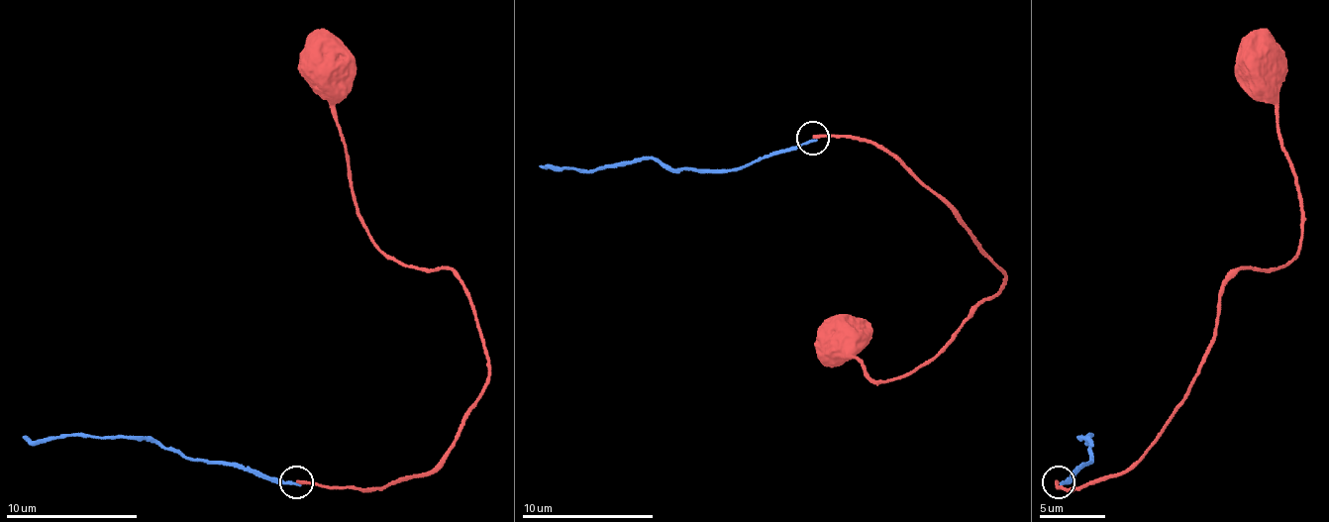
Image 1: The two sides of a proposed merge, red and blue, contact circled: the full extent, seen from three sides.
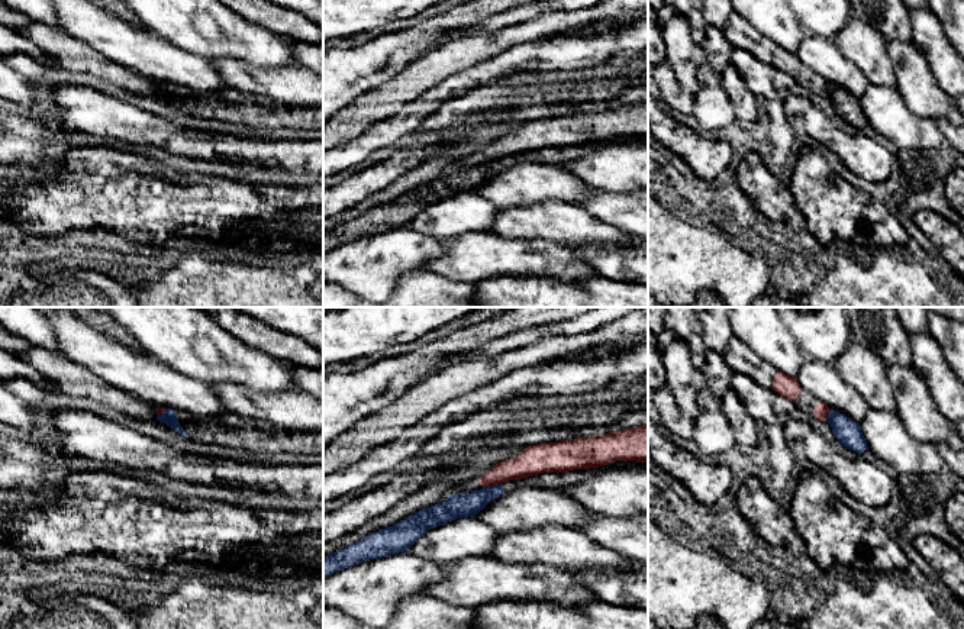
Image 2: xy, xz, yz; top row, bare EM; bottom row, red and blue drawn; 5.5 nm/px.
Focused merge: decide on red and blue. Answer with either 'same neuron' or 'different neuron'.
different neuron

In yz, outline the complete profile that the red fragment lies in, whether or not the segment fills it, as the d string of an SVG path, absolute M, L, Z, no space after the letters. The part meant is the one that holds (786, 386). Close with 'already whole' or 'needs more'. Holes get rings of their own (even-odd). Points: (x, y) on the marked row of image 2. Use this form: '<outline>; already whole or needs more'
M777 371L771 388L791 400L802 412L812 415L815 419L822 422L828 419L829 407L803 390L796 377Z; needs more

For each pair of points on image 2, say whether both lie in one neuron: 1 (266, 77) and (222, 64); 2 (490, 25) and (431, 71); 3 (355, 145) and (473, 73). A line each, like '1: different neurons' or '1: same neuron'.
1: same neuron
2: different neurons
3: same neuron

